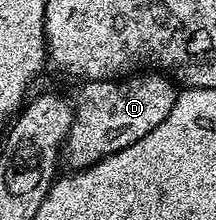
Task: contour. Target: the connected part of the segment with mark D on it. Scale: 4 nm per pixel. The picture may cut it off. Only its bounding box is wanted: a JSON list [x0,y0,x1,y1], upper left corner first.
[65,72,177,164]

